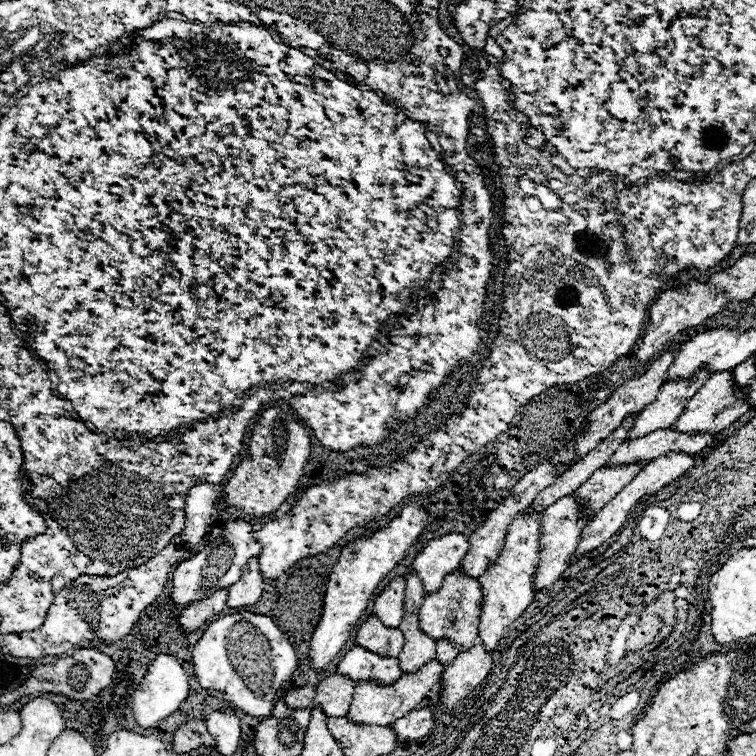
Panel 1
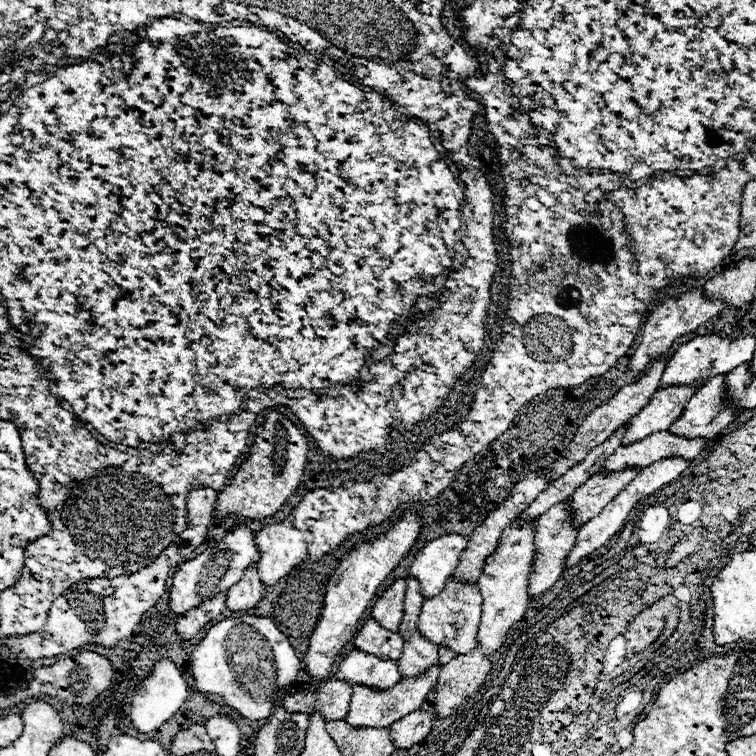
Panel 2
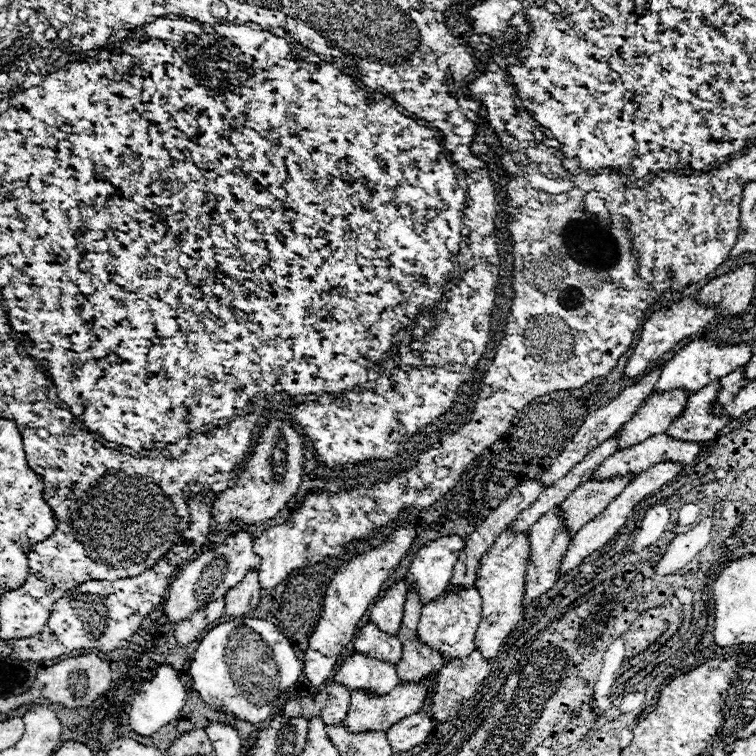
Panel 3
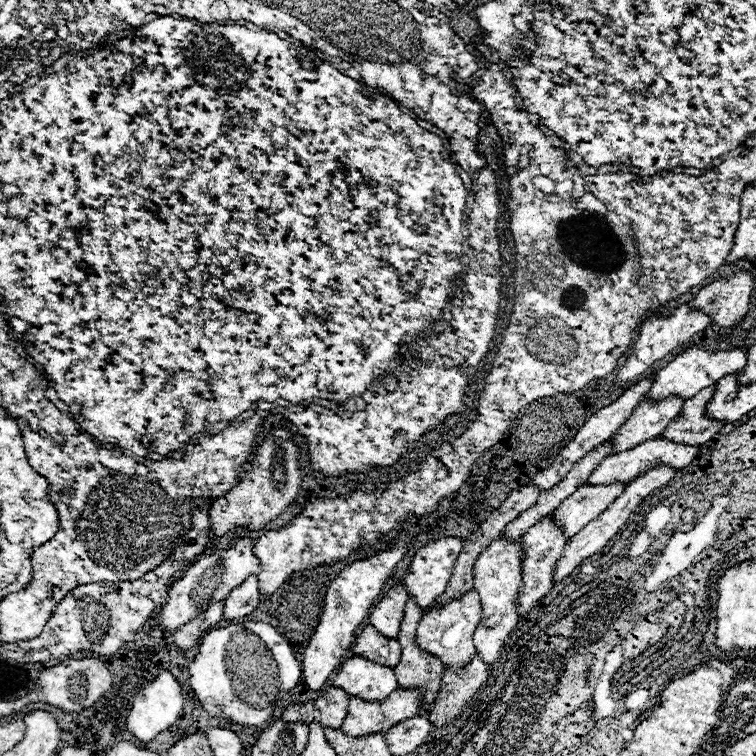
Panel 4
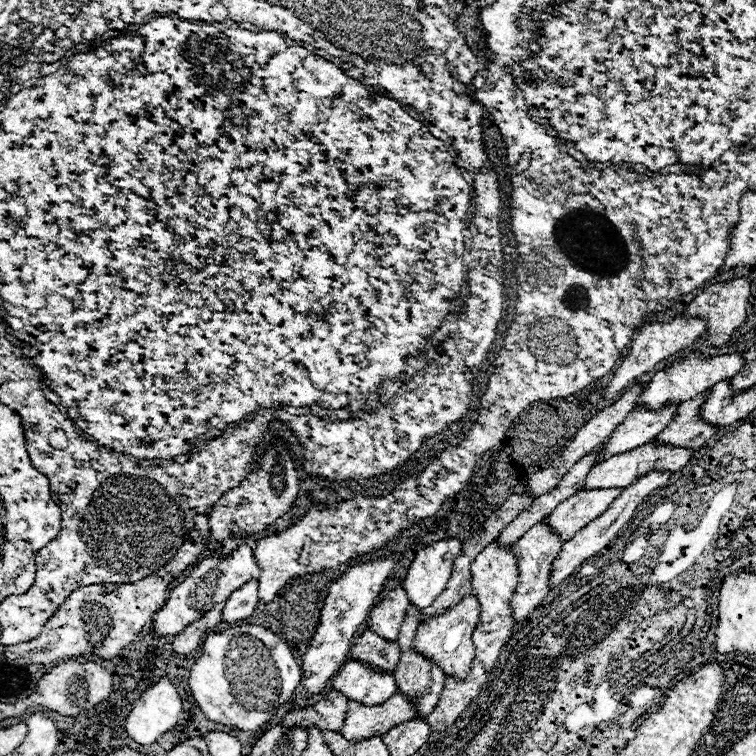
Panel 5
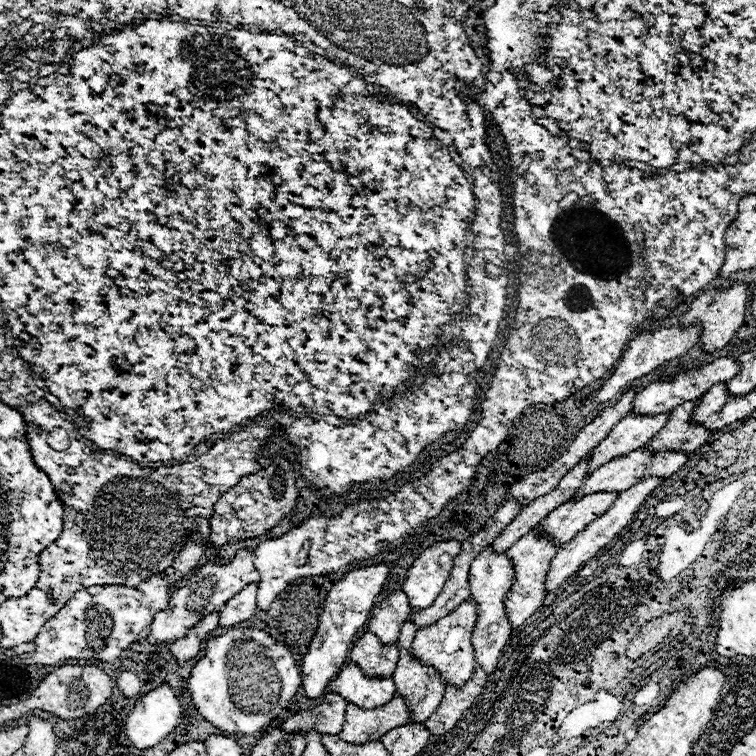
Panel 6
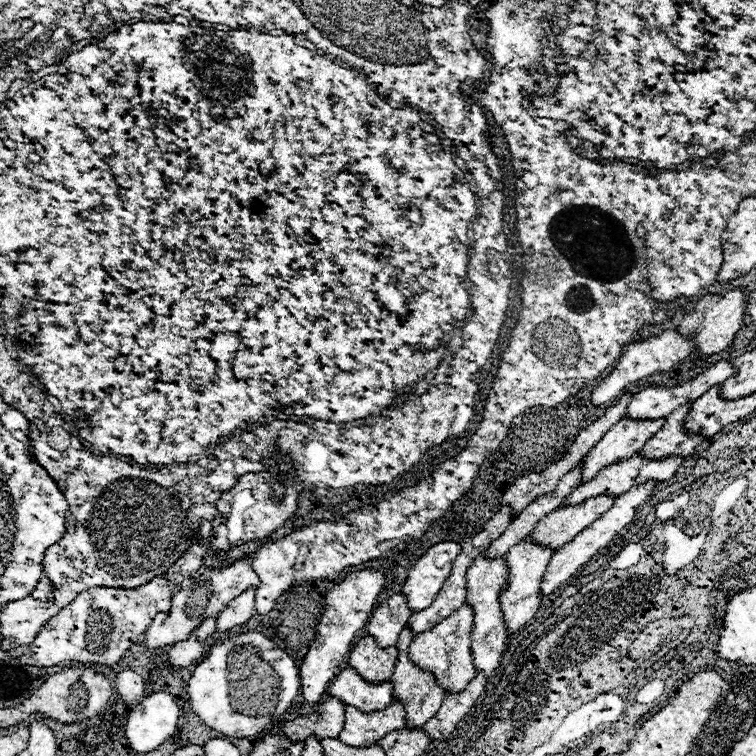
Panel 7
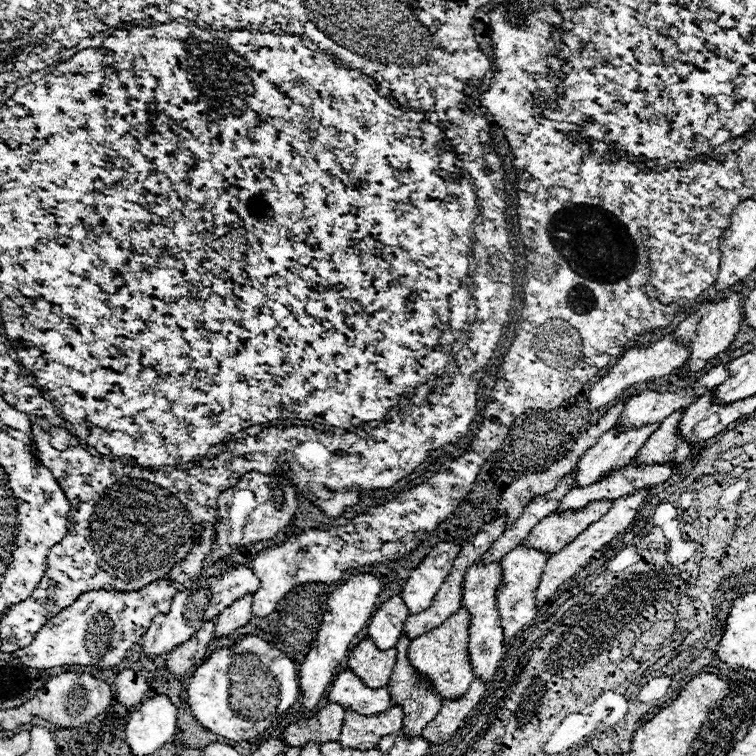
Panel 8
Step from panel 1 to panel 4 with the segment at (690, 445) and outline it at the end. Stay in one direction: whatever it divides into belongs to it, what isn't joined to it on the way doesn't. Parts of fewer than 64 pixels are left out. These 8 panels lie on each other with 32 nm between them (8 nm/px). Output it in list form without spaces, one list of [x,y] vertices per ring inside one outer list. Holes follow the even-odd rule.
[[[654,436],[654,440],[648,440],[646,444],[638,444],[626,452],[618,452],[618,454],[610,454],[606,460],[602,460],[602,464],[598,464],[598,468],[594,468],[594,472],[590,474],[588,482],[590,484],[612,484],[616,480],[620,482],[632,482],[634,478],[638,478],[642,472],[658,466],[658,464],[670,464],[674,468],[684,468],[688,464],[692,464],[692,460],[696,458],[698,448],[688,446],[688,444],[674,444],[670,440],[662,440],[662,436]]]

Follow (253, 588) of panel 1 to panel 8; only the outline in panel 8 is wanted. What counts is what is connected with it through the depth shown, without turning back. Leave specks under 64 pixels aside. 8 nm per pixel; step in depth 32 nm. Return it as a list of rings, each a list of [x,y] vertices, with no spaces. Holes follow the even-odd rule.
[[[246,594],[242,598],[238,598],[234,604],[230,604],[230,608],[226,608],[216,618],[216,634],[218,636],[232,634],[236,628],[248,624],[248,620],[252,618],[252,596],[254,594]]]

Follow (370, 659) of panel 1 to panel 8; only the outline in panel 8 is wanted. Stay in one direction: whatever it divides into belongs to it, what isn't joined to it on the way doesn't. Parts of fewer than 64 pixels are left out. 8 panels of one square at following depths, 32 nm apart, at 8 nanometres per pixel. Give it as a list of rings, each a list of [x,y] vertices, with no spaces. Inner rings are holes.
[[[344,670],[336,678],[336,682],[330,686],[328,698],[336,700],[344,708],[352,708],[364,716],[372,716],[376,712],[384,712],[386,708],[390,708],[388,686],[368,688],[350,670]]]

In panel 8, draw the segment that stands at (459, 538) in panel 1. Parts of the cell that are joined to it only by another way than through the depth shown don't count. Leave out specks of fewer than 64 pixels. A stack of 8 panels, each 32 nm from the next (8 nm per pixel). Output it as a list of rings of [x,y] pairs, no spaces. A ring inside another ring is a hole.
[[[440,542],[410,572],[400,596],[404,598],[404,602],[412,614],[418,614],[418,612],[430,608],[434,596],[438,594],[440,586],[444,584],[446,576],[450,574],[452,562],[456,560],[458,552],[460,552],[460,546],[456,546],[452,542]]]

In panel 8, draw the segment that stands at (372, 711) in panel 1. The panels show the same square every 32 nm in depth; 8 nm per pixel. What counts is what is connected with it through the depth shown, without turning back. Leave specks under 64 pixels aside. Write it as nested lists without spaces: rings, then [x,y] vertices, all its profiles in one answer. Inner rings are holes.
[[[390,706],[386,712],[374,716],[362,716],[354,710],[346,710],[338,742],[346,748],[356,748],[356,750],[374,748],[382,736],[400,732],[402,720],[404,712],[400,706]]]

